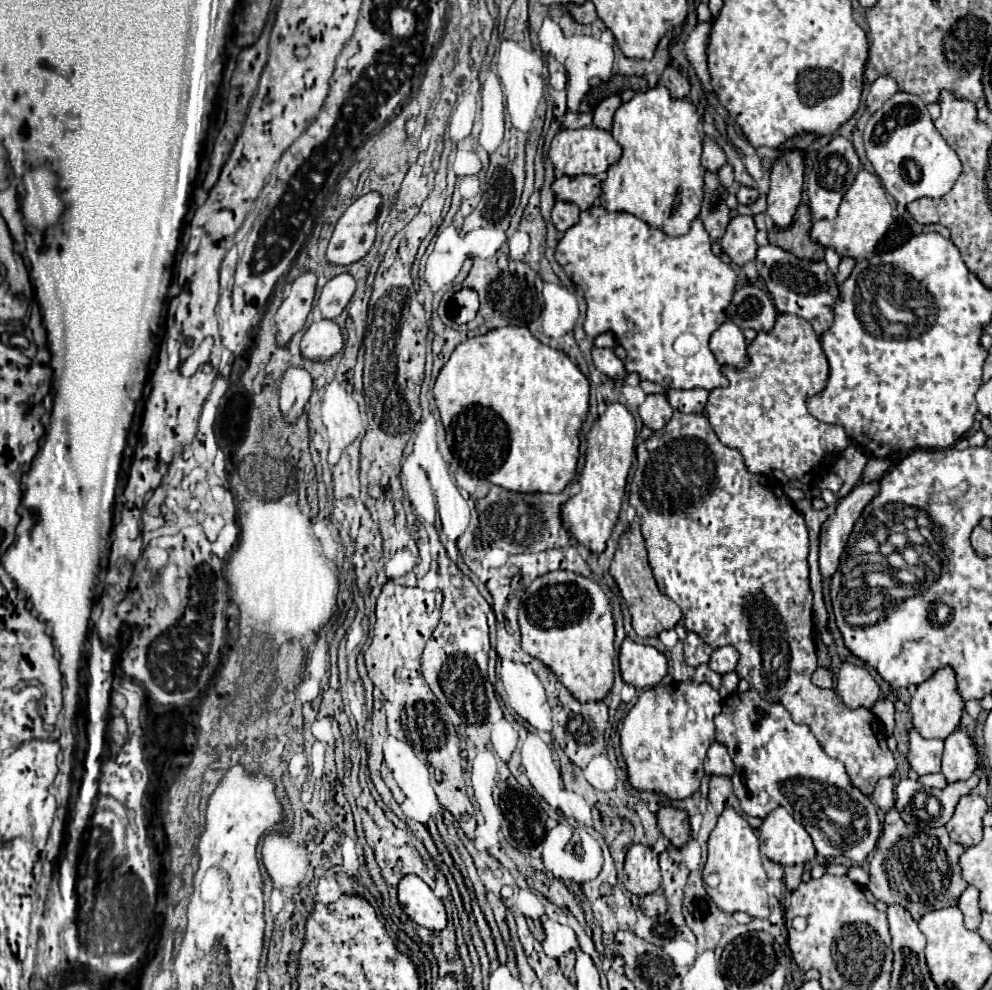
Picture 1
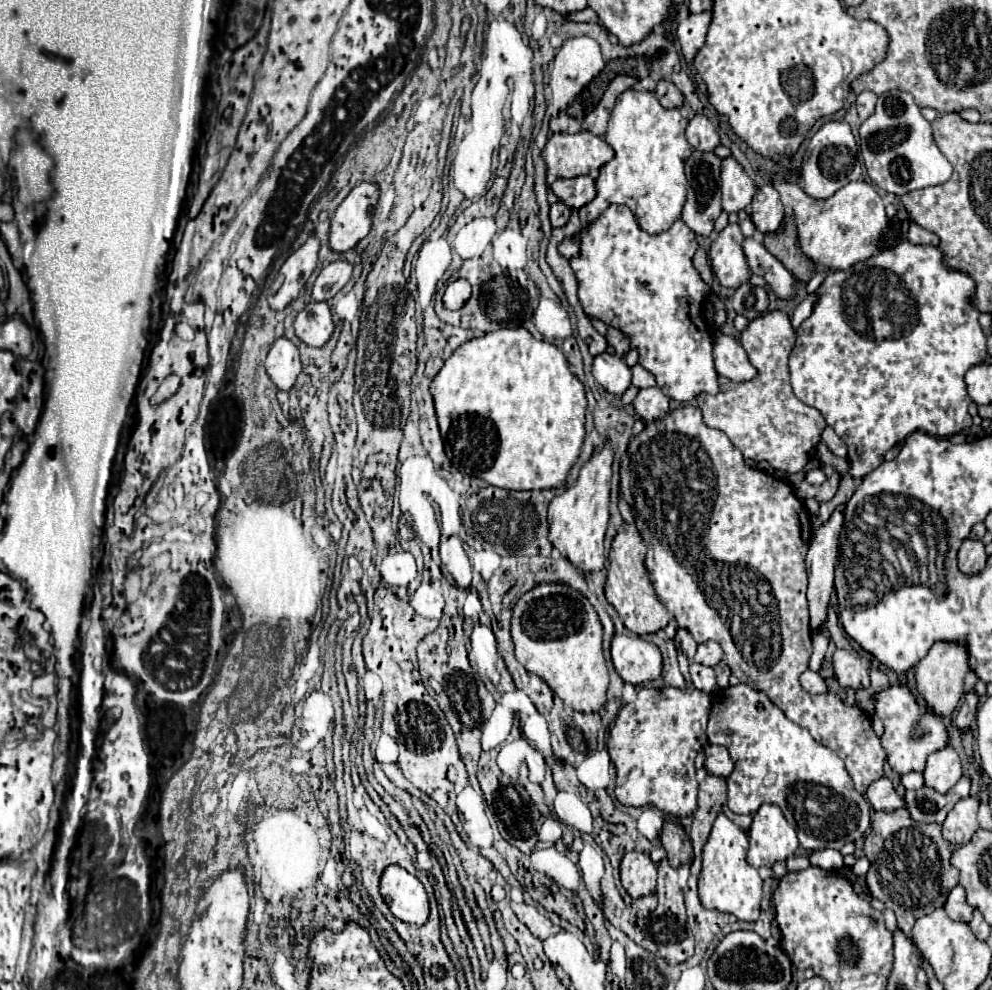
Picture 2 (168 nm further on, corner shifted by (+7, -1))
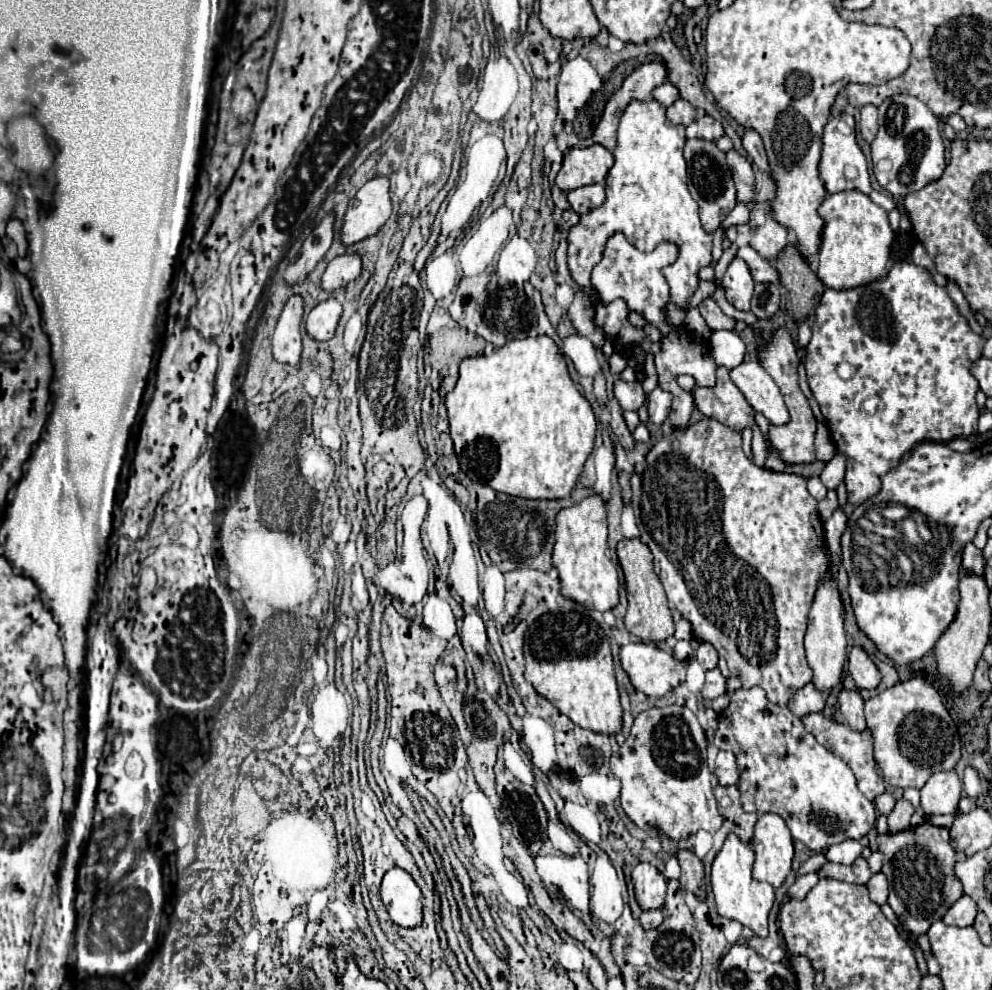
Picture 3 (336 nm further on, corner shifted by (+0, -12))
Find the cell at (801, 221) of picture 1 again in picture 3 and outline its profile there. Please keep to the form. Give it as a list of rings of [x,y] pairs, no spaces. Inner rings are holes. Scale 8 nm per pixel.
[[[786,246],[776,256],[776,268],[780,272],[780,280],[784,288],[790,292],[790,310],[798,322],[802,322],[822,298],[824,284],[810,270],[804,256],[796,246]]]

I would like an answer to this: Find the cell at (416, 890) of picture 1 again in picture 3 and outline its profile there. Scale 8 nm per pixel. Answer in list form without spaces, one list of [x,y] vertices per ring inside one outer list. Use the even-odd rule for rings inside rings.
[[[392,868],[382,878],[380,896],[390,918],[404,928],[418,928],[422,924],[424,896],[414,878],[402,870]]]

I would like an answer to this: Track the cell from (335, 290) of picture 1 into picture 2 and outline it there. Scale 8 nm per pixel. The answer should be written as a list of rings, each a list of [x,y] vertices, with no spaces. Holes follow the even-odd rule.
[[[343,259],[325,265],[319,277],[315,279],[311,293],[313,301],[329,301],[337,291],[345,287],[345,283],[351,279],[351,273],[353,273],[353,265]]]

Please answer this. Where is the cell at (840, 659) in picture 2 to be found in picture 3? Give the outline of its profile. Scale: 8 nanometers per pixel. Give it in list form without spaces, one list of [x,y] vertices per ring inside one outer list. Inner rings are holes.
[[[854,646],[848,654],[848,672],[852,674],[858,690],[876,690],[880,684],[878,668],[868,660],[862,648]]]

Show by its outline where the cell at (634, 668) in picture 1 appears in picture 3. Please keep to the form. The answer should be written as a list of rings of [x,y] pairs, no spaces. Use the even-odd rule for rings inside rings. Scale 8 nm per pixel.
[[[630,642],[622,646],[620,662],[632,686],[650,698],[664,696],[684,678],[678,660],[654,644]]]

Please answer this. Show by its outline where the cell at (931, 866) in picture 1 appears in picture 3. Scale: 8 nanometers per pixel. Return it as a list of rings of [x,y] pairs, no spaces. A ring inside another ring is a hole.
[[[920,824],[896,834],[878,834],[876,844],[878,852],[884,854],[882,874],[888,878],[888,904],[906,930],[920,938],[964,894],[962,882],[954,874],[954,864],[962,856],[950,846],[948,830],[932,824]]]

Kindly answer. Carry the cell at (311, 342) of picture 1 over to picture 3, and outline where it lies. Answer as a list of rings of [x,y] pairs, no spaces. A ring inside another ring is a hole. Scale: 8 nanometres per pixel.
[[[334,298],[324,300],[308,314],[306,332],[318,342],[326,342],[334,336],[340,316],[342,316],[342,304]]]

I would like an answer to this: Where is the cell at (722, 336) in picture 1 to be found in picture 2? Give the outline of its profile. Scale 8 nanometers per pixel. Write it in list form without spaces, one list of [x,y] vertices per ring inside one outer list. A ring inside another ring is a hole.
[[[717,333],[717,341],[713,345],[713,357],[717,373],[729,377],[731,381],[749,381],[757,375],[757,369],[749,363],[745,349],[735,337]]]

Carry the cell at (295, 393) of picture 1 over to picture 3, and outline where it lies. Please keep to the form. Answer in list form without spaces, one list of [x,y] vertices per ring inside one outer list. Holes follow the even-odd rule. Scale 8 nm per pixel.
[[[292,296],[284,306],[284,312],[272,336],[272,354],[276,362],[290,366],[300,364],[300,356],[302,356],[300,320],[302,320],[302,298]]]

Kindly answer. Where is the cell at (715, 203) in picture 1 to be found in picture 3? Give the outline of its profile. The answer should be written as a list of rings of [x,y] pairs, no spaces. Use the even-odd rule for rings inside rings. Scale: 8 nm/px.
[[[692,138],[684,146],[684,158],[688,162],[688,186],[692,198],[700,206],[700,222],[708,234],[716,232],[716,228],[724,222],[724,218],[734,210],[736,206],[736,188],[732,182],[732,174],[726,164],[724,152],[716,148],[714,142]]]

